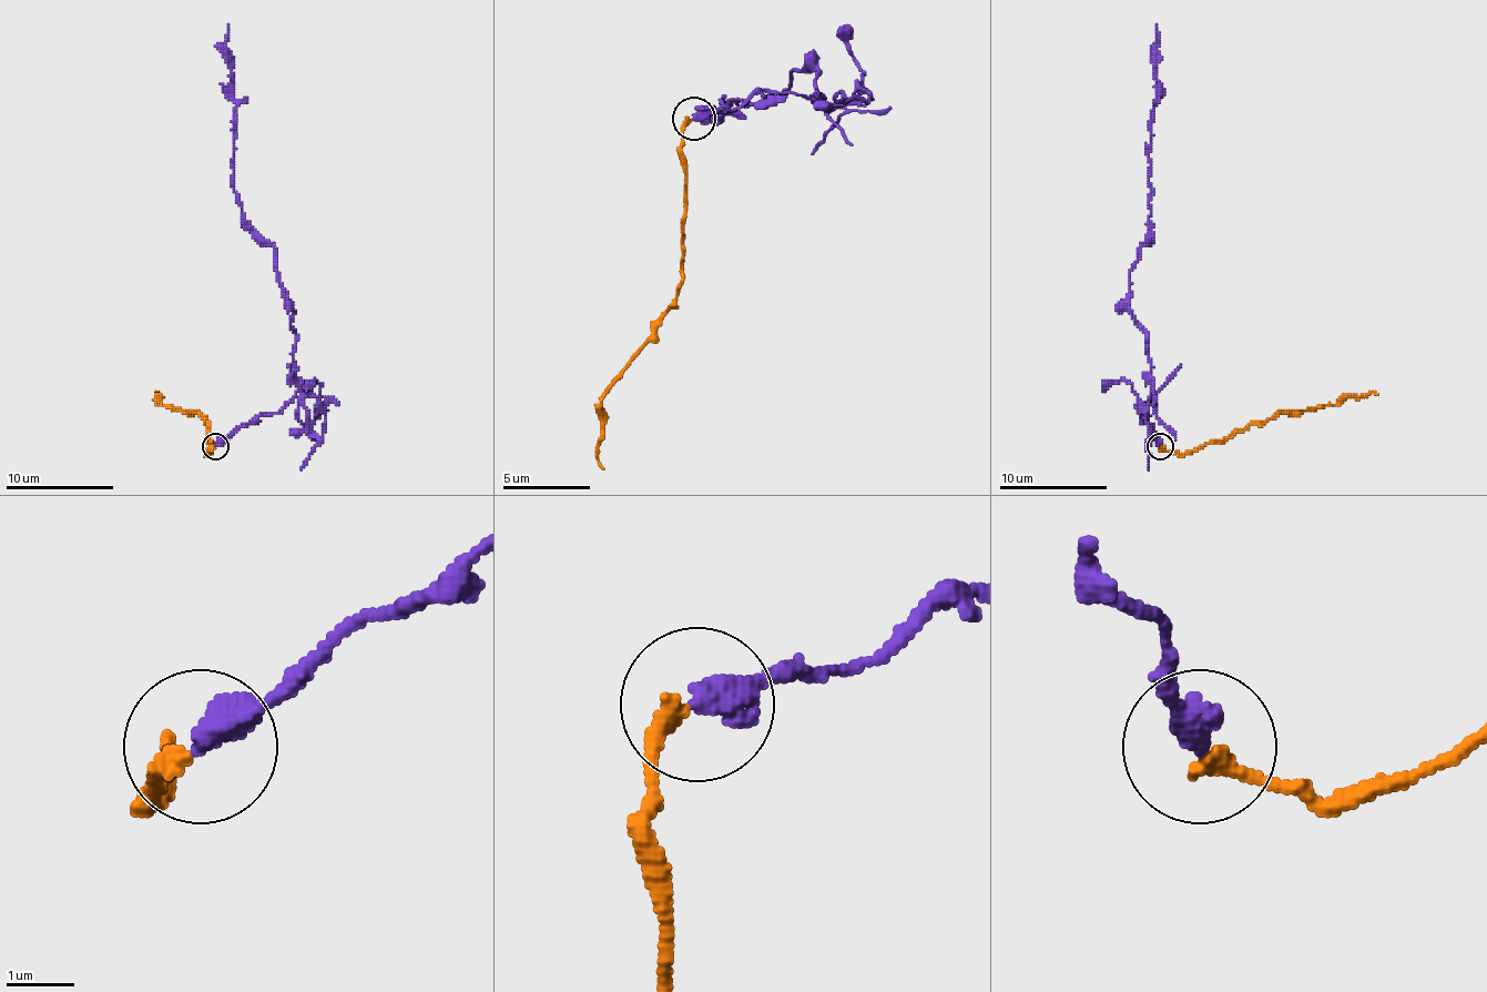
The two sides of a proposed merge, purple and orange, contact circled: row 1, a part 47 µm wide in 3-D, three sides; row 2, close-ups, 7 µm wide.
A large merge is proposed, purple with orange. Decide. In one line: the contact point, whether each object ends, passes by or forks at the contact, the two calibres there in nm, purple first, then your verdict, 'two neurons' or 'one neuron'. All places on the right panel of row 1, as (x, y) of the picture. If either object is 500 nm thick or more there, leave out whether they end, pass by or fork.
(1160, 446) | purple ends | orange ends | 440/260 nm | two neurons

